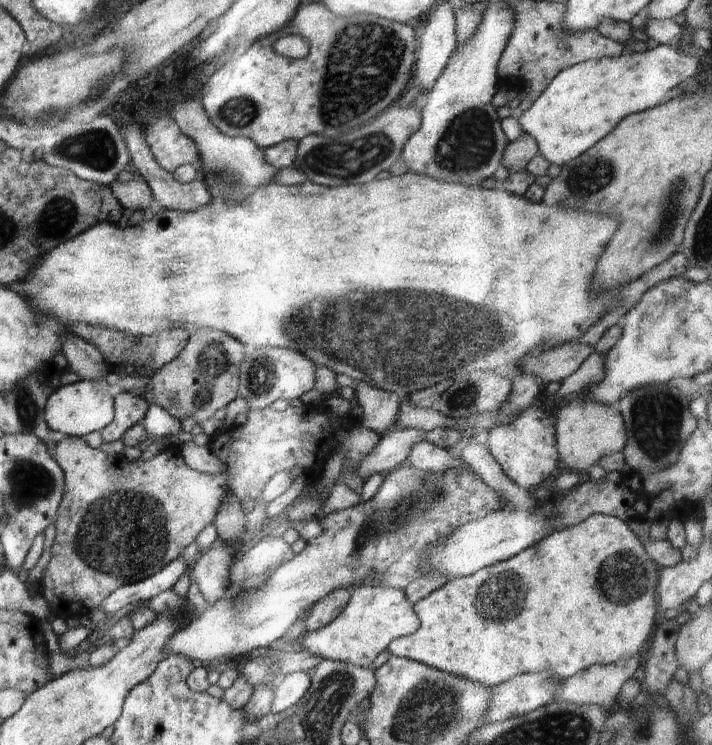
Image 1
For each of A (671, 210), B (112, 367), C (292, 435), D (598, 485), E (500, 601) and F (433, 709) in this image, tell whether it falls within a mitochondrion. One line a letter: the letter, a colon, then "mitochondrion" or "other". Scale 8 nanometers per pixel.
A: mitochondrion
B: other
C: other
D: other
E: mitochondrion
F: mitochondrion

